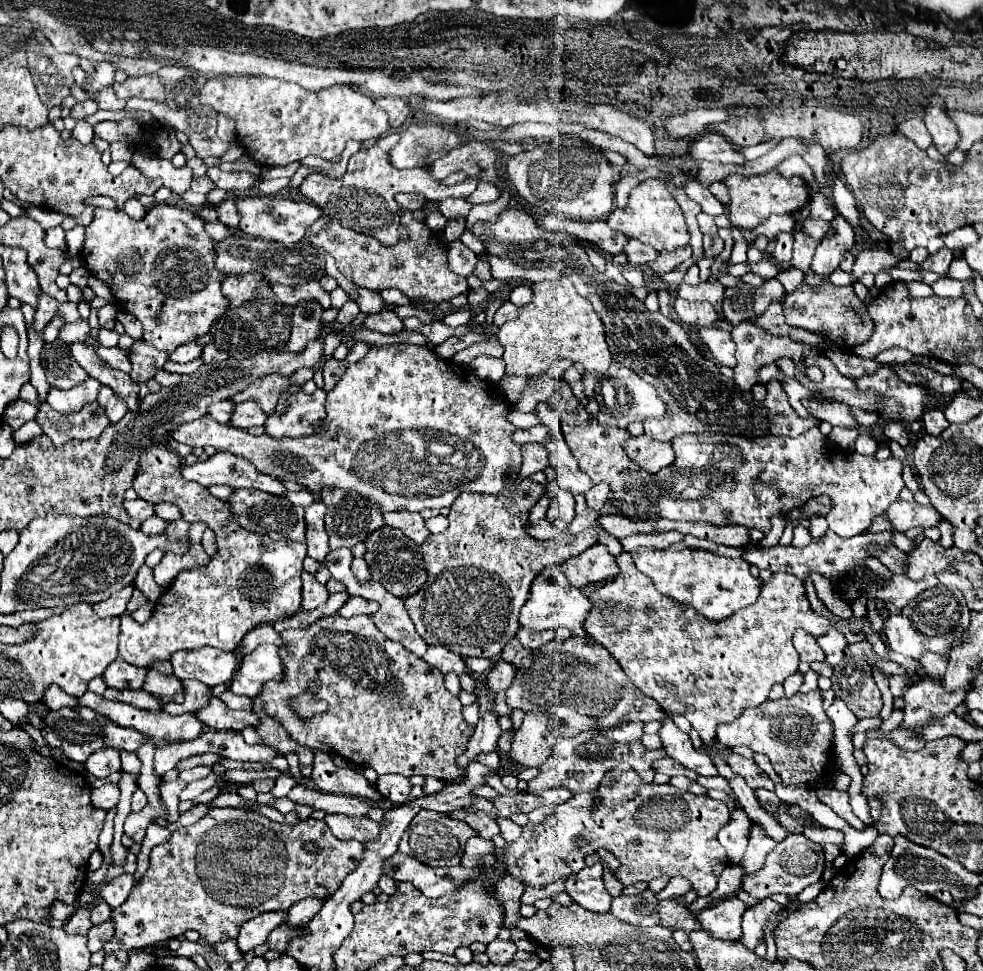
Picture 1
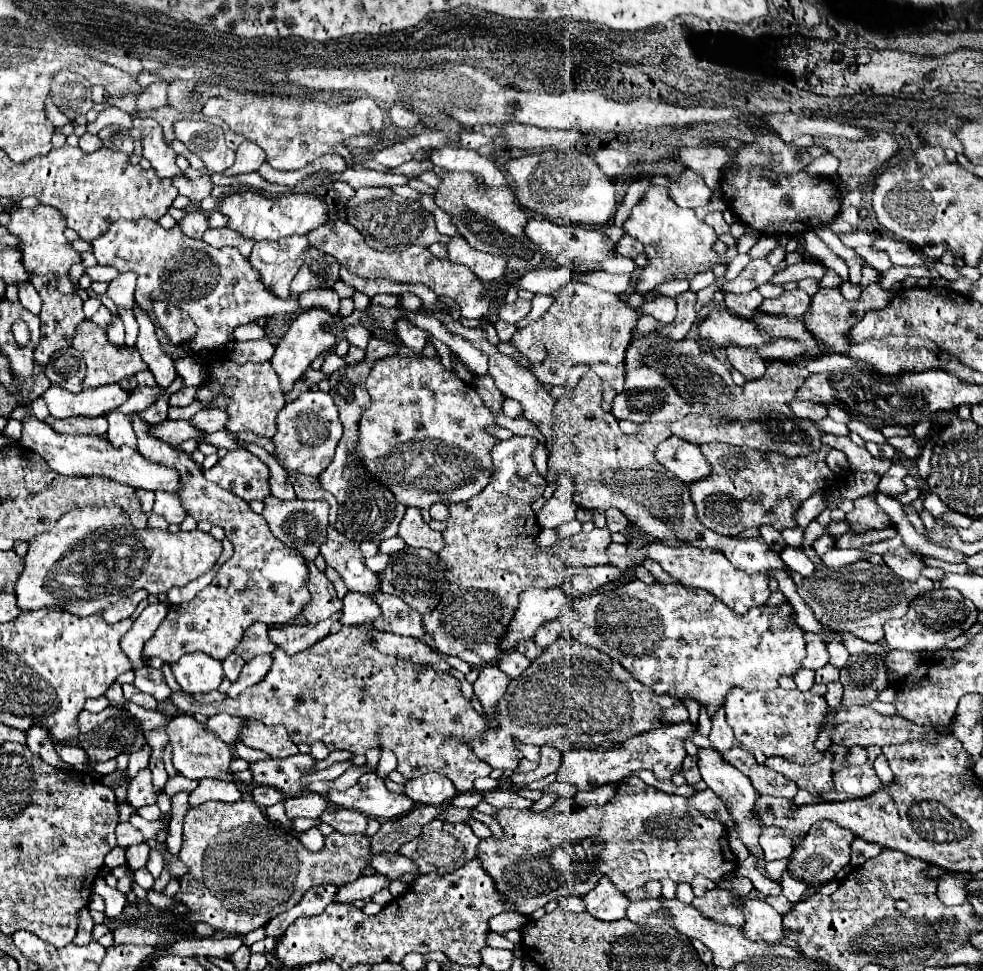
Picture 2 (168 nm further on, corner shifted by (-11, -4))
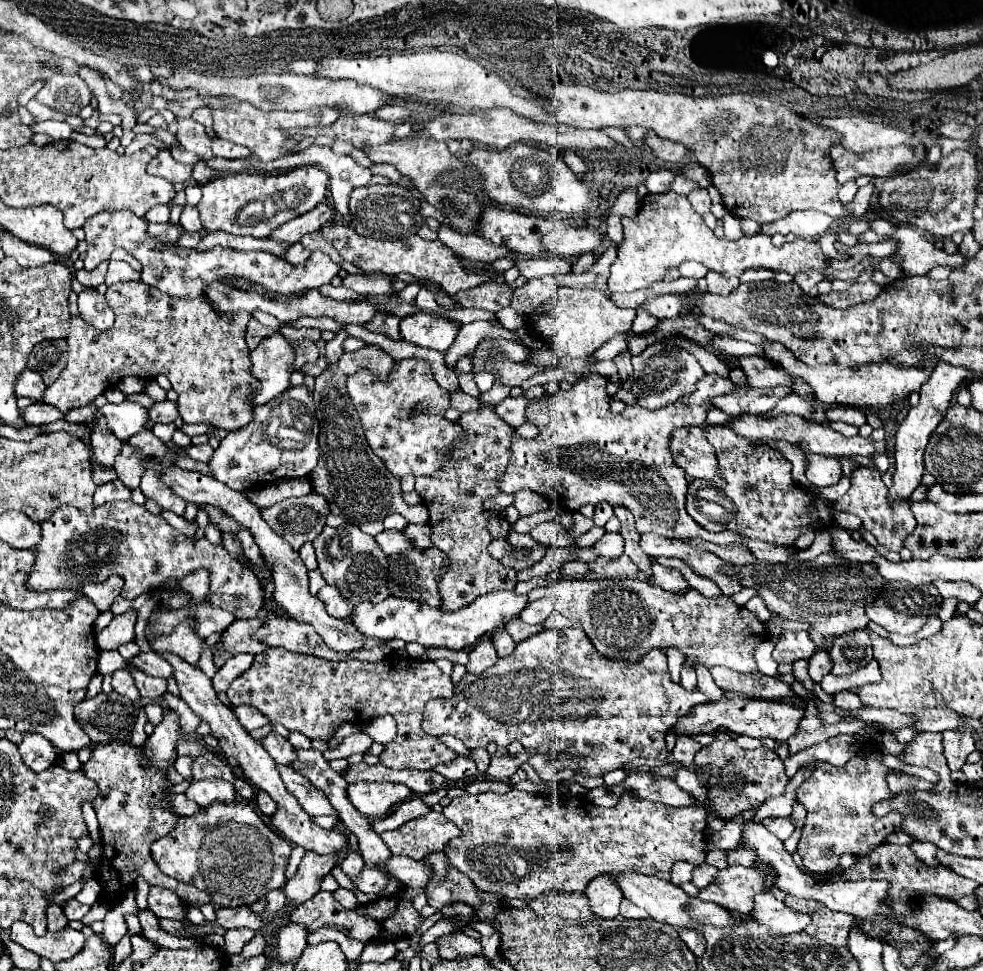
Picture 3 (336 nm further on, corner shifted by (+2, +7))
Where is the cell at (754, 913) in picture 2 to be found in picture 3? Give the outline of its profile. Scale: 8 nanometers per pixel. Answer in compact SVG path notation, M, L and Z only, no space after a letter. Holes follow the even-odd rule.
M771 893L755 895L755 907L751 911L751 921L769 927L773 935L801 933L807 923L811 923L807 913L789 909L783 901L777 901Z

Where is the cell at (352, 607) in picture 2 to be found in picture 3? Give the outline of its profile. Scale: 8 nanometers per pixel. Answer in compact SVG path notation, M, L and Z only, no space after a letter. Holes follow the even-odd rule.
M327 585L323 587L319 593L319 599L325 601L325 611L331 615L331 617L337 617L337 619L347 619L353 611L355 611L355 605L345 599L339 591L339 587L335 585Z

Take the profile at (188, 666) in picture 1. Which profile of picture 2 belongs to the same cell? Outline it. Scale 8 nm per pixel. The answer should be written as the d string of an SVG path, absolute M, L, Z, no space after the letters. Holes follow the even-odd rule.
M204 652L184 654L170 668L172 668L172 674L174 674L176 682L180 684L180 688L190 694L218 690L222 678L224 678L222 662L210 658Z

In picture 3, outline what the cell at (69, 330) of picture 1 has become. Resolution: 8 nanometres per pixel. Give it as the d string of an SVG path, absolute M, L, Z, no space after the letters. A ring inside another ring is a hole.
M127 281L127 283L111 285L111 287L107 289L107 303L109 303L109 307L115 311L115 325L113 325L111 329L107 329L107 331L97 331L97 329L93 329L93 327L87 325L81 317L71 317L71 321L69 321L71 327L69 327L69 335L67 335L69 361L67 361L67 367L61 371L59 379L57 379L51 387L47 387L45 403L57 407L57 409L63 411L63 413L67 413L67 411L77 409L77 407L81 407L81 405L89 405L97 395L101 395L103 391L107 391L107 387L115 387L115 385L117 385L123 377L127 377L127 375L137 375L137 377L141 377L141 379L153 379L153 377L157 377L157 375L163 373L163 375L169 377L171 387L173 387L173 389L177 391L177 395L179 395L179 411L183 411L181 419L183 419L185 423L201 423L201 421L205 421L205 423L211 423L215 429L241 429L241 427L245 427L247 423L253 421L253 409L255 409L253 397L255 397L257 391L259 391L259 379L255 379L253 373L251 373L249 349L247 349L245 337L243 337L243 331L245 331L245 327L247 327L247 323L249 323L249 319L251 319L249 313L245 313L245 311L241 313L241 311L239 311L239 313L235 313L235 315L217 315L215 309L211 307L209 299L171 299L171 295L159 293L155 287L151 287L151 285L143 283L143 281Z

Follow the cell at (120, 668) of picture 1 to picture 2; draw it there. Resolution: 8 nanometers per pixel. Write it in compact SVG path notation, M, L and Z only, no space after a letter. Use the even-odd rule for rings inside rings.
M144 666L140 670L136 670L136 680L134 680L134 686L140 690L140 692L146 692L150 696L154 696L158 702L162 700L168 700L172 690L168 688L168 684L164 682L164 676L160 670L154 670L150 666Z

